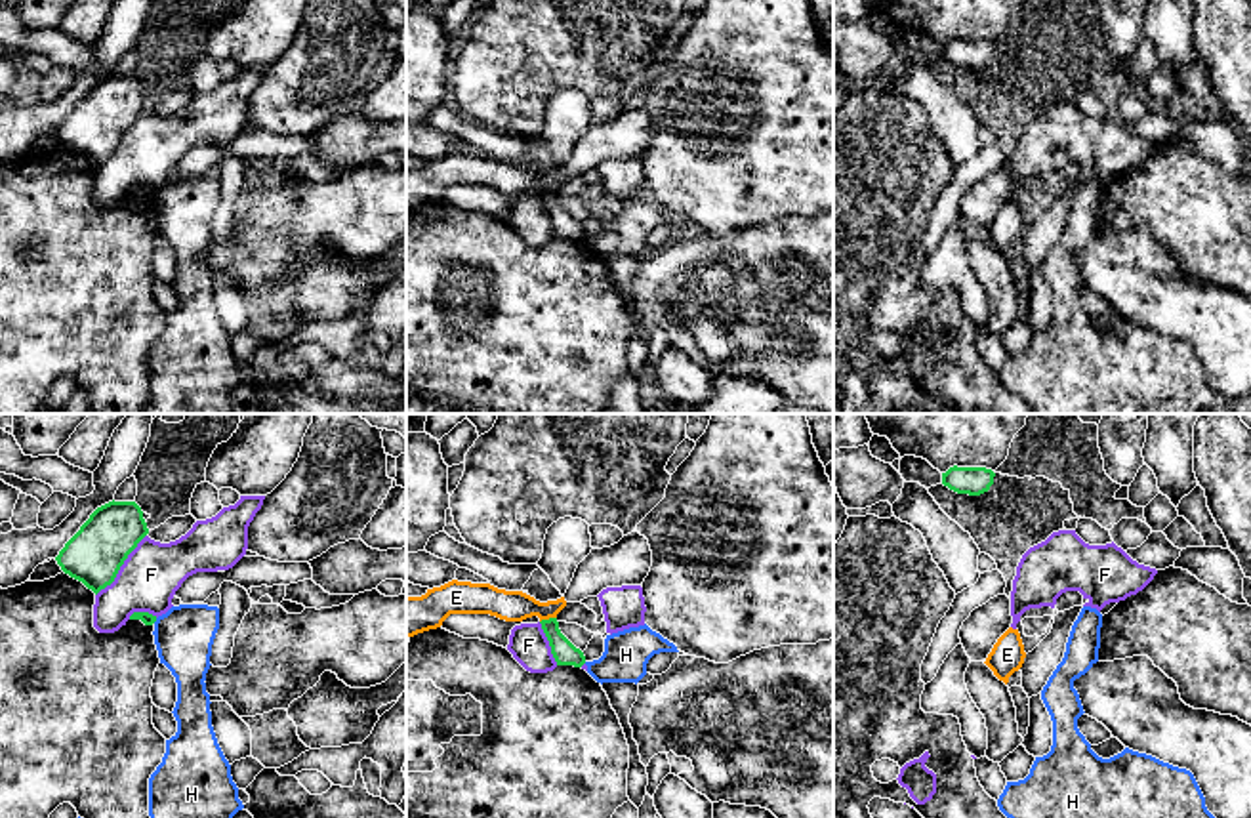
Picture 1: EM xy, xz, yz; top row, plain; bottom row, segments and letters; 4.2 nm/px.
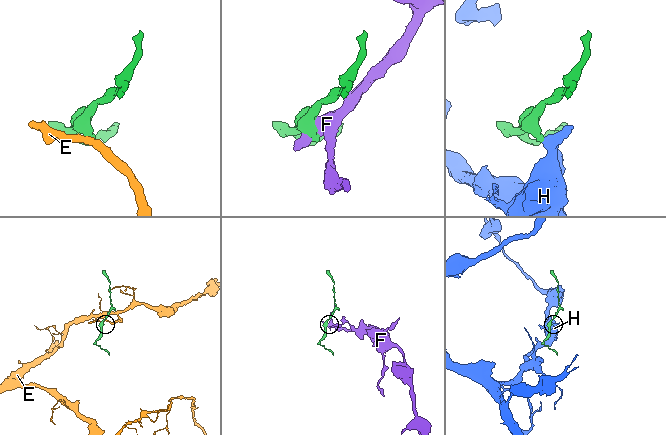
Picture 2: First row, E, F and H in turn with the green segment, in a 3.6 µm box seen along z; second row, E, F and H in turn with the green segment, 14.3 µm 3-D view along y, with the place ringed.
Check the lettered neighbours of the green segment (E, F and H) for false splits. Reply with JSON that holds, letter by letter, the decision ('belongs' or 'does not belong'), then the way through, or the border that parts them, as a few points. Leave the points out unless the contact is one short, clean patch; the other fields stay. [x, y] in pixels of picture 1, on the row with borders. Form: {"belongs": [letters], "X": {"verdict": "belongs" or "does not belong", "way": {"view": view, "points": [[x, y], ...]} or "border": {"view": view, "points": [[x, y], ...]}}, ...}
{"belongs": [], "E": {"verdict": "does not belong", "border": {"view": "xz", "points": [[555, 616], [540, 622]]}}, "F": {"verdict": "does not belong"}, "H": {"verdict": "does not belong", "border": {"view": "xy", "points": [[157, 618], [153, 622]]}}}

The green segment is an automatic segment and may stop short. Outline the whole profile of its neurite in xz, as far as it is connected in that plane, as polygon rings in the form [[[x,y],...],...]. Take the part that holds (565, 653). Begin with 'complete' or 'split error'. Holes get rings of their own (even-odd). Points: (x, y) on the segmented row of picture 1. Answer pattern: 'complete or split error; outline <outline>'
complete; outline [[[557,618],[542,620],[540,624],[549,641],[557,665],[582,667],[585,664],[584,652],[561,633]]]

